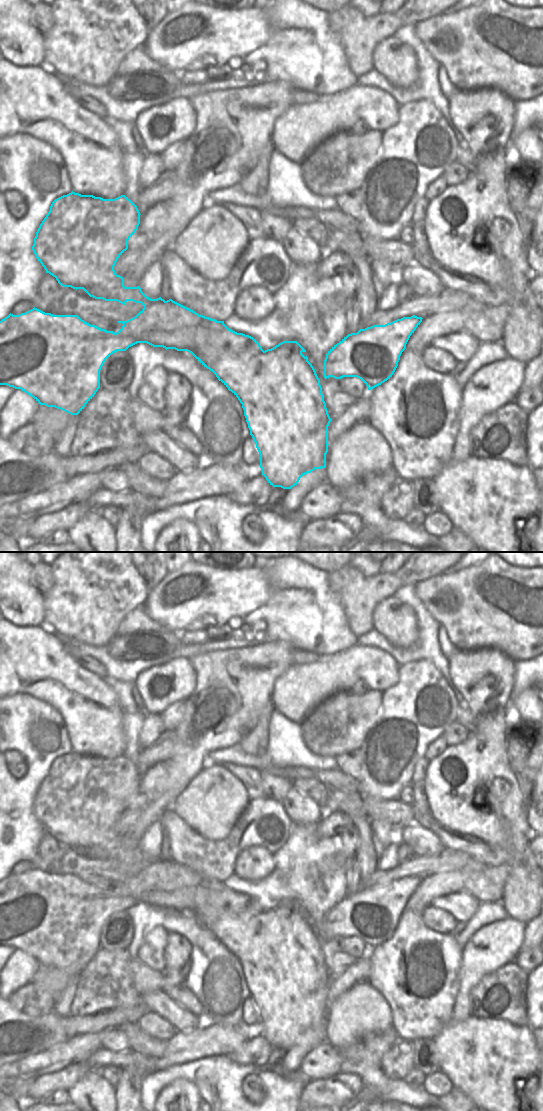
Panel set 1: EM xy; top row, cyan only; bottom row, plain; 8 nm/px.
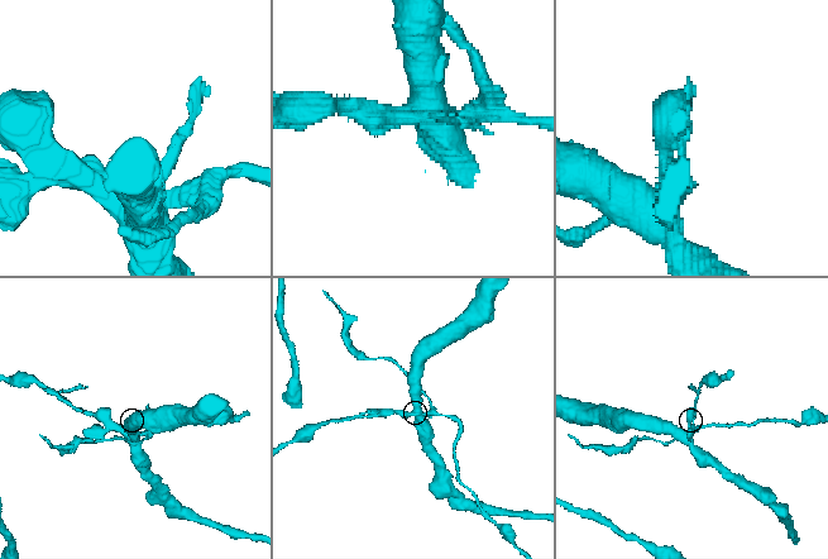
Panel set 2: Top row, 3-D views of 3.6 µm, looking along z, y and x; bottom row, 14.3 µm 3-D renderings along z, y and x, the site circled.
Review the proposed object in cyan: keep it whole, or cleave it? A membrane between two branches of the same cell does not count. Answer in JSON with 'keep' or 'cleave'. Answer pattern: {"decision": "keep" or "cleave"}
{"decision": "cleave"}

